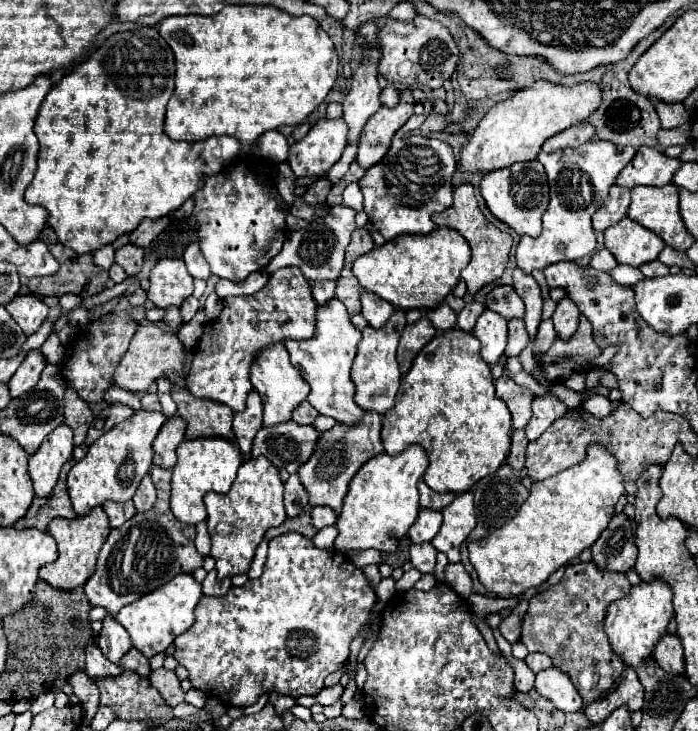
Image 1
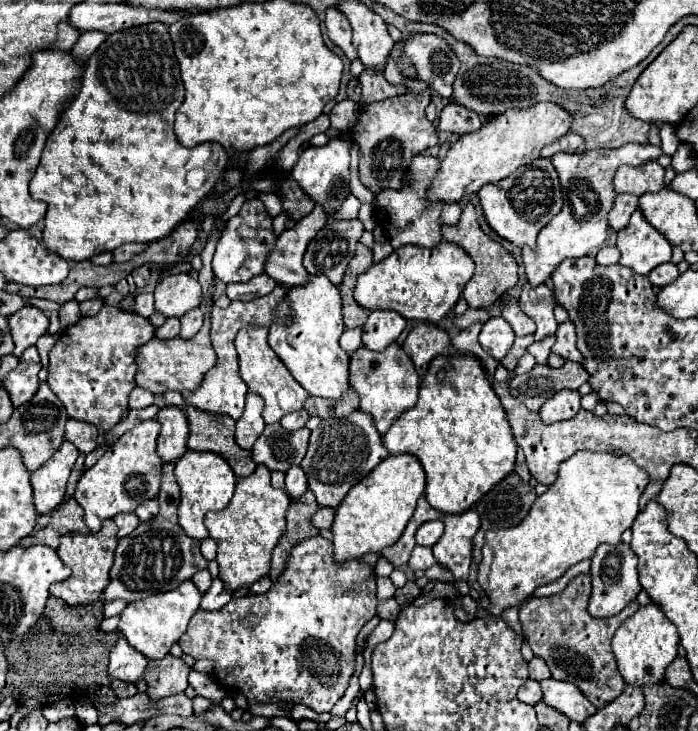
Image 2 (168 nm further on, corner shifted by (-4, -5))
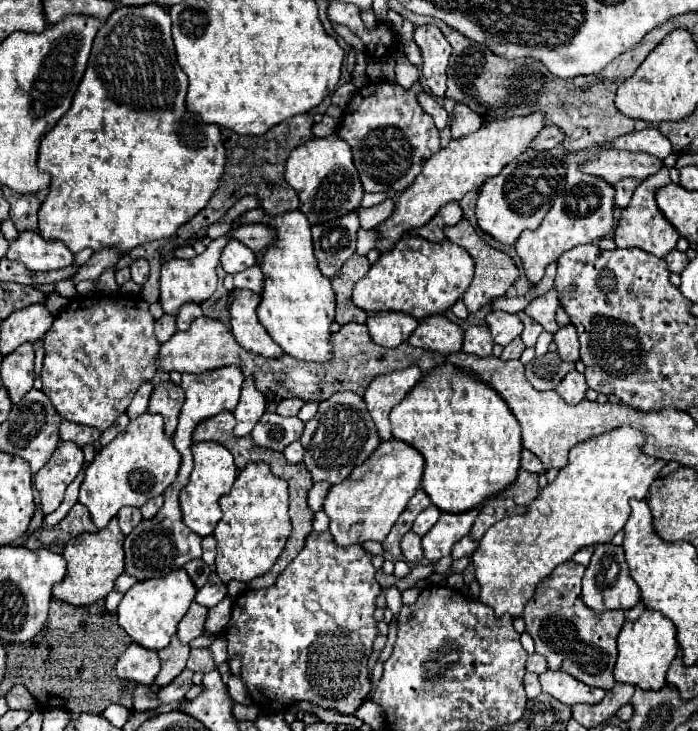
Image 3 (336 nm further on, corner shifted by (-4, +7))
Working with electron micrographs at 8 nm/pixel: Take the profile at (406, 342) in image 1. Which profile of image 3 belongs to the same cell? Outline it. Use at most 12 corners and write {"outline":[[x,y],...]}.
{"outline":[[443,314],[423,318],[407,342],[449,356],[463,330]]}

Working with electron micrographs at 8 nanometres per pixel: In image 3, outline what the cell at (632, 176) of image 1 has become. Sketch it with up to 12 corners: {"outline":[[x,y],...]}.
{"outline":[[609,150],[583,172],[609,184],[645,180],[663,162],[651,154]]}

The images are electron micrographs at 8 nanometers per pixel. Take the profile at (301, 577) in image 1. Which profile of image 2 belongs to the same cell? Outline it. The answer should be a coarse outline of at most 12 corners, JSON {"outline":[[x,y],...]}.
{"outline":[[293,546],[259,596],[179,644],[247,702],[331,712],[375,616],[375,572]]}

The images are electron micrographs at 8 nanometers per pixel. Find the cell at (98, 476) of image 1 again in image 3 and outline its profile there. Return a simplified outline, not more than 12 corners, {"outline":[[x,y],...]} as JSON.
{"outline":[[145,412],[95,454],[79,502],[105,528],[175,480],[179,452]]}

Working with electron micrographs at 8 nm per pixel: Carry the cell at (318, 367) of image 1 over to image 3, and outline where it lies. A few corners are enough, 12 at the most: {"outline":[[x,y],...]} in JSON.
{"outline":[[299,210],[277,242],[259,322],[285,354],[325,364],[335,292]]}

